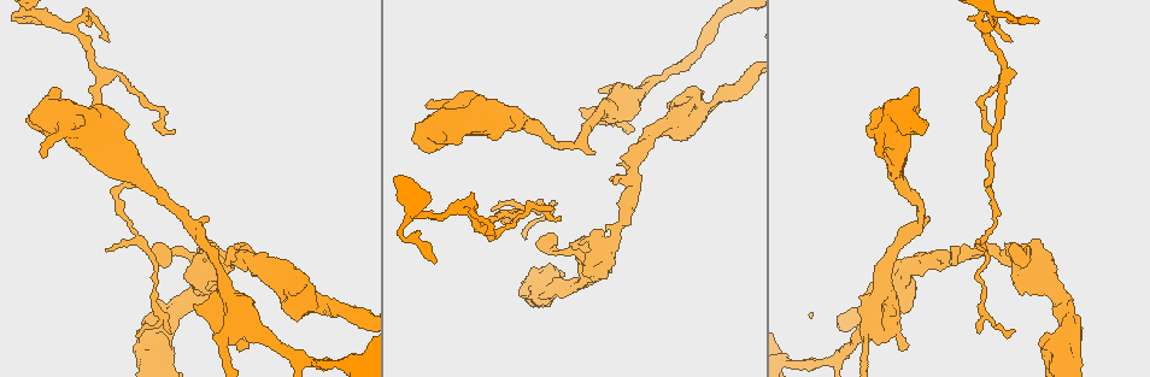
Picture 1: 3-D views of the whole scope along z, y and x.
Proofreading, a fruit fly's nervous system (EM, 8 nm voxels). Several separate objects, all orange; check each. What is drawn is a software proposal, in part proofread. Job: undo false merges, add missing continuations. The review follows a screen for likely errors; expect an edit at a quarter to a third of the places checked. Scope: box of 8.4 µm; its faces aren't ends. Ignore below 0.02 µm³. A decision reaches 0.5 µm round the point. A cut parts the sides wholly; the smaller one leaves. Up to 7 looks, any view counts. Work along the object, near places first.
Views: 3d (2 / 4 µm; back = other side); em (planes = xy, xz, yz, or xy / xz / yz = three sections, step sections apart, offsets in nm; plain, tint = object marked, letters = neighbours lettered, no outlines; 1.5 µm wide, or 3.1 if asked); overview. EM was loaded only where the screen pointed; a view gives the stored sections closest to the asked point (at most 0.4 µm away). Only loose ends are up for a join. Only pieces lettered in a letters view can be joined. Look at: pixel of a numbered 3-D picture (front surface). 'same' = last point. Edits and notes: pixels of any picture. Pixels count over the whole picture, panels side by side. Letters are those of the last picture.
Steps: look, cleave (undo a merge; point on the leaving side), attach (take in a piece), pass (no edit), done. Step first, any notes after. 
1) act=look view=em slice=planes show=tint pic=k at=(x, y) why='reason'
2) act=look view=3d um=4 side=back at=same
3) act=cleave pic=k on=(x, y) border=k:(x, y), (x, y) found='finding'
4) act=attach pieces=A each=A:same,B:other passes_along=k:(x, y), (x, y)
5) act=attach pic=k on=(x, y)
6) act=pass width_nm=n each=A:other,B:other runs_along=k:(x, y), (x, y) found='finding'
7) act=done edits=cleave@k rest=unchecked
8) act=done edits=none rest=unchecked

act=look view=em slice=planes show=letters pic=1 at=(996, 222)

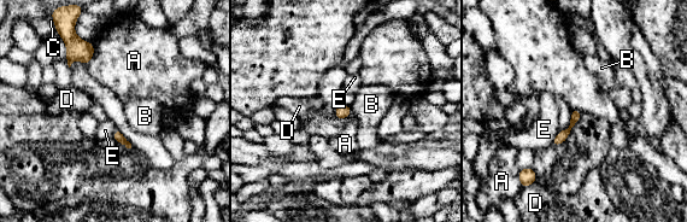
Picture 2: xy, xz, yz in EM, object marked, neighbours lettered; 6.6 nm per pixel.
act=pass width_nm=20 each=A:other,B:other,C:other,D:other,E:other border=2:(93, 44), (93, 56), (87, 65) found='continuous, no second cell'

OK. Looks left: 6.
act=look view=em slice=planes show=plain pic=1 at=(959, 249)

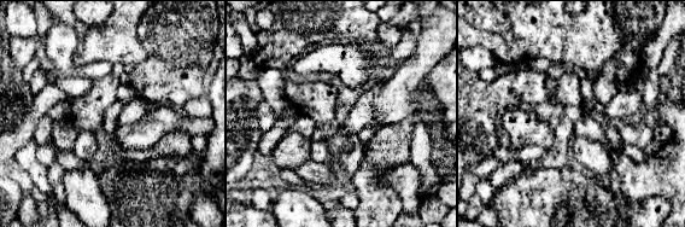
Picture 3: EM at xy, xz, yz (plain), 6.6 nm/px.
act=look view=em slice=planes show=letters at=same why='see the neighbours'

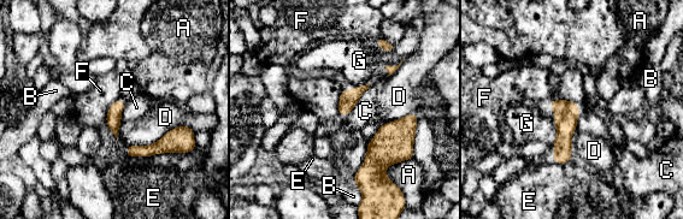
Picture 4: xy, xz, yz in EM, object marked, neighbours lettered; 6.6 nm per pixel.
act=pass each=A:other,B:other,C:other,D:other,E:other,F:other,G:other border=4:(370, 83), (347, 116) found='none of them fits'

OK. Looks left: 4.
act=look view=em slice=yz step=8 show=tint pic=1 at=(979, 334) why='thin end'

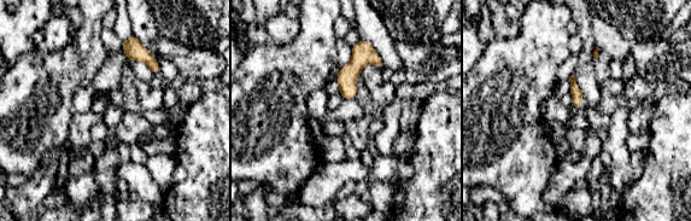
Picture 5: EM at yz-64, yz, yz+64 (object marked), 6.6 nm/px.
act=look view=em slice=planes show=letters at=same

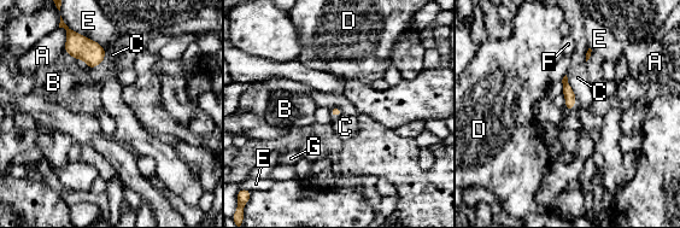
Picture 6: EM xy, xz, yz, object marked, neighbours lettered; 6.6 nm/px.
act=pass each=A:other,B:other,C:other,D:other,E:other,F:other,G:other border=6:(566, 75), (576, 100) found='none of them fits'

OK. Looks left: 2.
act=done edits=none rest=unchecked

